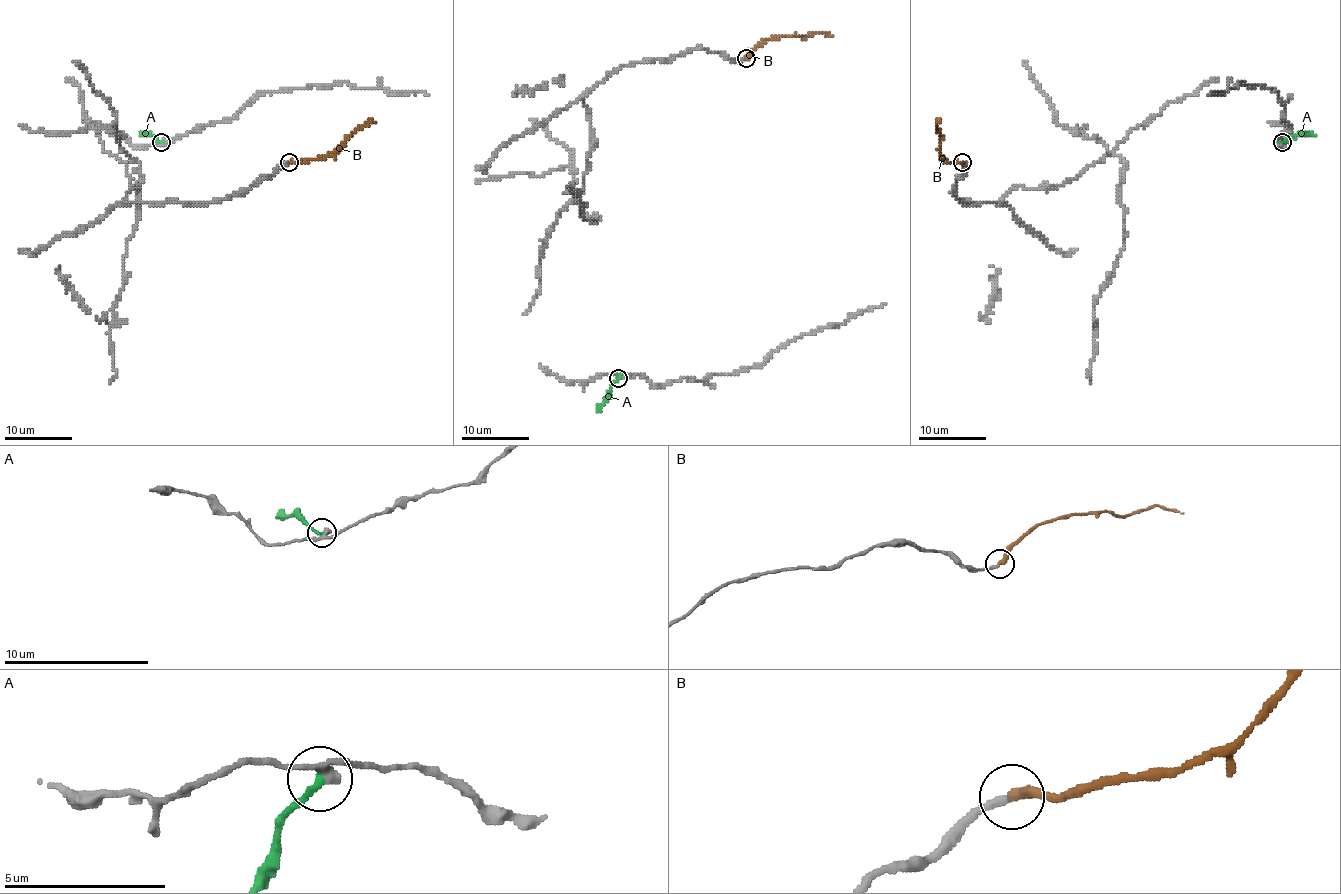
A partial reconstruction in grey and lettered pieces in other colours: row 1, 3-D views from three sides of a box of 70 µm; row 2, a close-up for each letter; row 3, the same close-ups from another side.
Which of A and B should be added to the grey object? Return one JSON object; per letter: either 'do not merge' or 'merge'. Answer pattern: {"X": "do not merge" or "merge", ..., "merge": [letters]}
{"A": "do not merge", "B": "merge", "merge": ["B"]}

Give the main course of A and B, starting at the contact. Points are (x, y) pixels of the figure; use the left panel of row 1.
A: (161, 143), (151, 134), (139, 136)
B: (288, 163), (330, 154), (362, 126), (374, 123)

